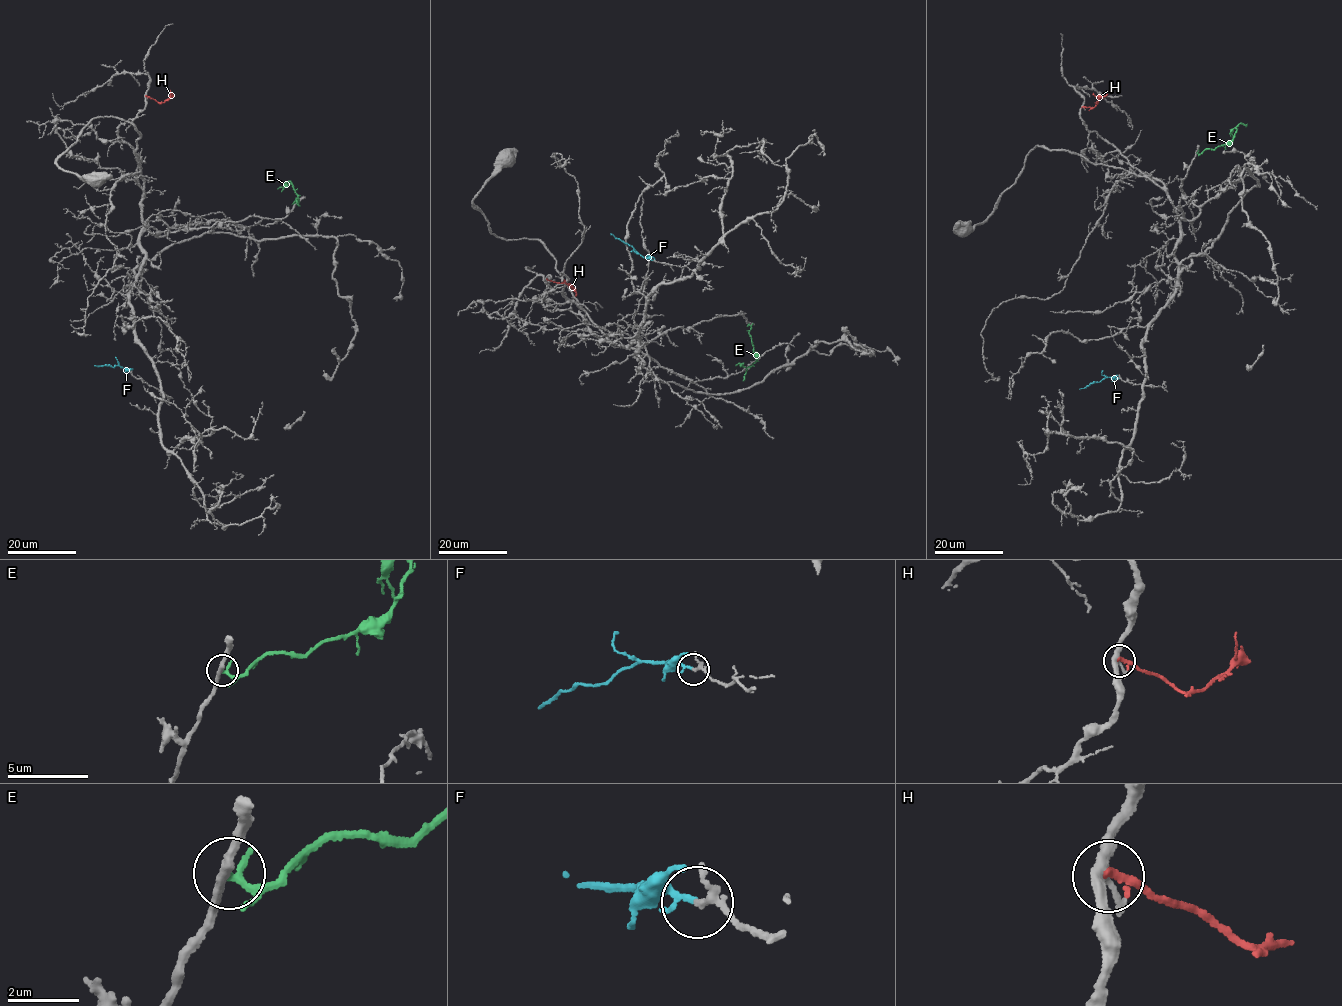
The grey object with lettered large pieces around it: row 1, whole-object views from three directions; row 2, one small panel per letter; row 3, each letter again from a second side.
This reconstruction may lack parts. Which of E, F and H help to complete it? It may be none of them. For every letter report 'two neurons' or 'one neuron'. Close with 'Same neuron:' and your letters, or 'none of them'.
E: two neurons
F: one neuron
H: two neurons
Same neuron: F

